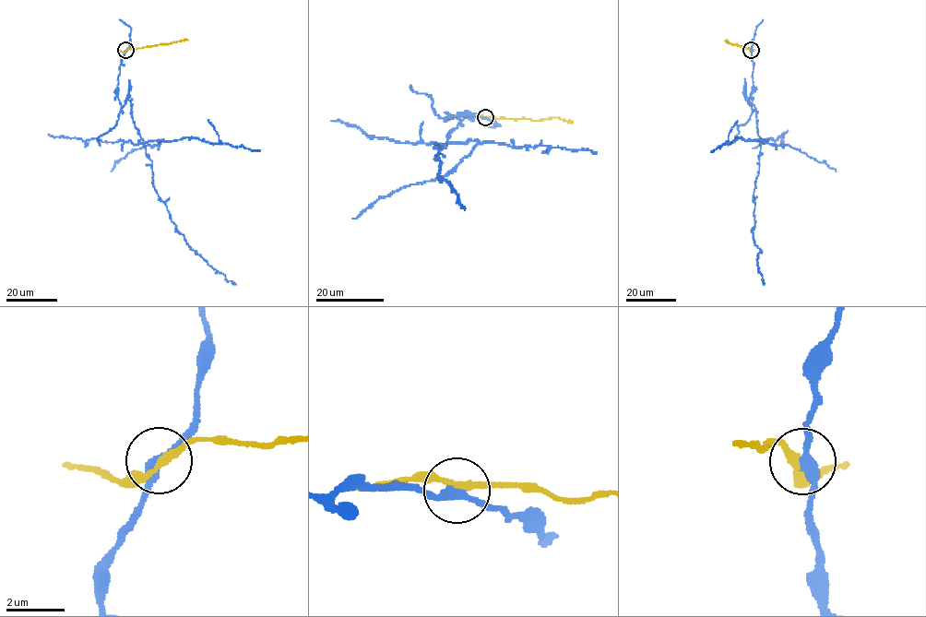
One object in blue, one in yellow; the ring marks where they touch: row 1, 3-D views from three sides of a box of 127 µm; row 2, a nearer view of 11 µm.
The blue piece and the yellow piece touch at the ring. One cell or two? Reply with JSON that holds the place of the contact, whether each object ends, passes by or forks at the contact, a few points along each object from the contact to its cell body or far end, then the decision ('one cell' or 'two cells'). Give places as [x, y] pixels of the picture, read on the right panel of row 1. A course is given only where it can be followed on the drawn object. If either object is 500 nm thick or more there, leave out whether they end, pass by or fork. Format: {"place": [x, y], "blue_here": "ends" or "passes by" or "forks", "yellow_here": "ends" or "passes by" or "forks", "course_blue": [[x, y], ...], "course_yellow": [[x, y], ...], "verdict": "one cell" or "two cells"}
{"place": [751, 50], "blue_here": "passes by", "yellow_here": "passes by", "course_blue": [[751, 49], [749, 104], [746, 97], [756, 112], [761, 139], [751, 231], [760, 251], [757, 265], [763, 284]], "course_yellow": [[751, 49], [725, 41]], "verdict": "two cells"}

